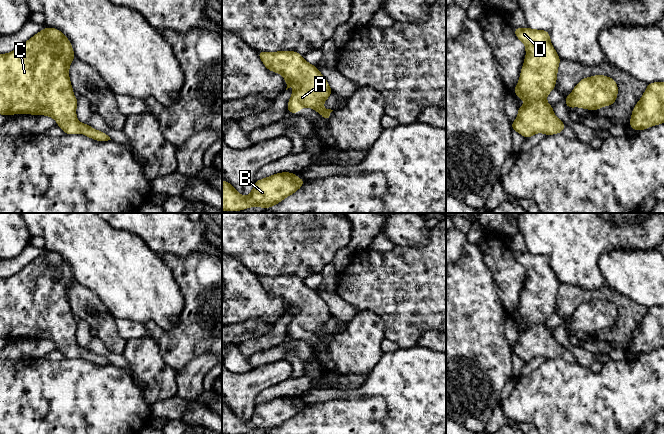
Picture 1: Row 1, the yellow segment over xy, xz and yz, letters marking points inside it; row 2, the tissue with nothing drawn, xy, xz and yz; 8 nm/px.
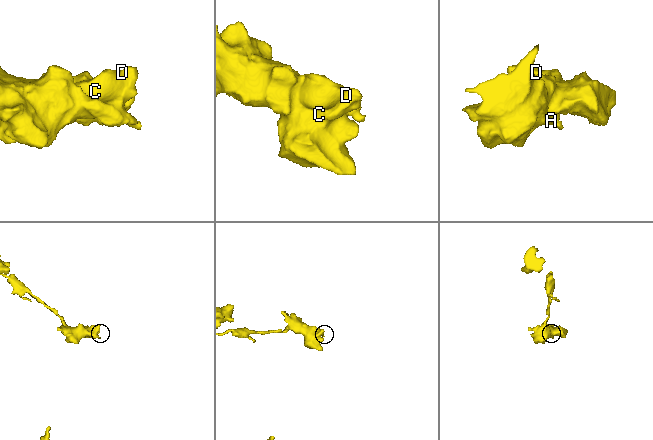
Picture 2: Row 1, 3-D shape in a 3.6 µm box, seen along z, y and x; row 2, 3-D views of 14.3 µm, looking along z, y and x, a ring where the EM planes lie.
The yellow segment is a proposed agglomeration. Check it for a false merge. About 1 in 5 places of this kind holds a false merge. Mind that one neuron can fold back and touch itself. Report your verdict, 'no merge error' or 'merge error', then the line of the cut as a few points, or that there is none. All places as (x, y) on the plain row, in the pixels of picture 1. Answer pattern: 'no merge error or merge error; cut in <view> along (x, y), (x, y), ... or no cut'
no merge error; no cut

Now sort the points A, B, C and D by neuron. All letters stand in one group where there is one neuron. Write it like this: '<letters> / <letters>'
A B C D

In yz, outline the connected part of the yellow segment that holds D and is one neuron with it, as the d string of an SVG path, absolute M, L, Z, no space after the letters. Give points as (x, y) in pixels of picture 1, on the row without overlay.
M513 251L513 254L526 271L526 282L514 313L525 329L517 331L518 342L511 346L511 351L524 362L539 356L546 360L562 357L566 349L555 340L553 330L546 326L546 320L555 313L561 285L550 266L550 257L529 251Z

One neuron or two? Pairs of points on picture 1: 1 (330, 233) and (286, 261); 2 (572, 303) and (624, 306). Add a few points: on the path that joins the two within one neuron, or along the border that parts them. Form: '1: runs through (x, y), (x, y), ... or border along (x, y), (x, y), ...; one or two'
1: runs through (319, 233), (314, 233), (297, 250); one
2: runs through (585, 295), (611, 295); one

